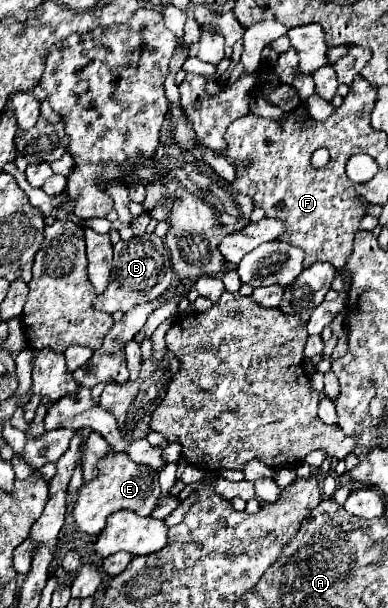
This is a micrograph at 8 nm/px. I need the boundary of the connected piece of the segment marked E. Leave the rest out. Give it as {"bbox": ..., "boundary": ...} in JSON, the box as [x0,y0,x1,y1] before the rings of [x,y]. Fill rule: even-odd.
{"bbox":[73,452,161,536],"boundary":[[[115,452],[101,458],[97,478],[85,482],[79,488],[77,502],[73,506],[73,516],[79,530],[97,536],[99,530],[103,530],[109,514],[117,510],[133,510],[139,516],[149,516],[155,504],[159,502],[159,498],[161,498],[161,486],[159,486],[157,472],[151,470],[149,466],[135,464],[125,452]]]}

